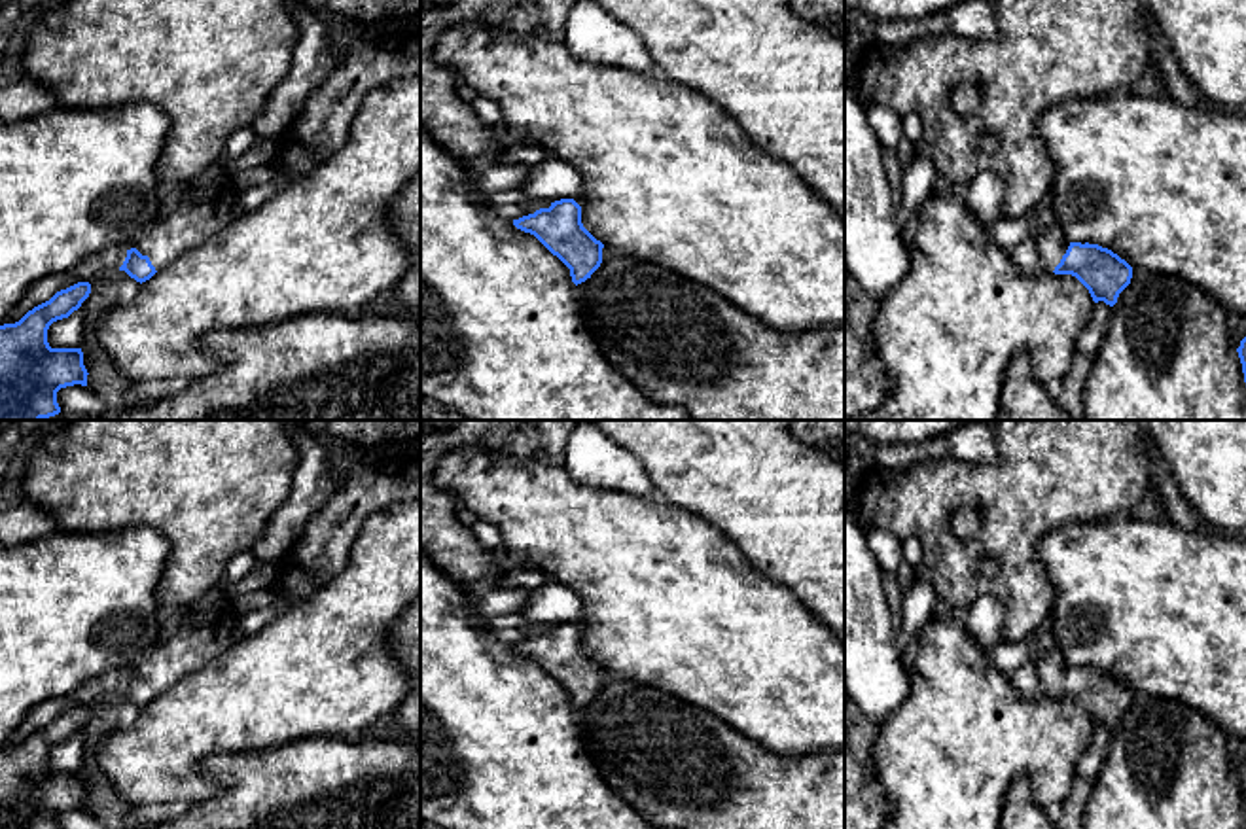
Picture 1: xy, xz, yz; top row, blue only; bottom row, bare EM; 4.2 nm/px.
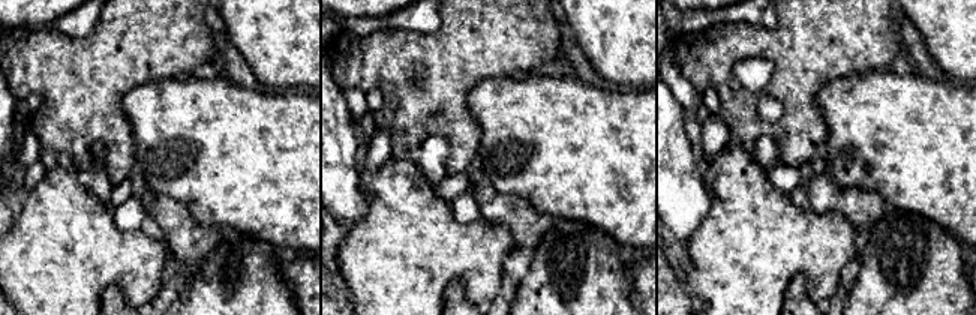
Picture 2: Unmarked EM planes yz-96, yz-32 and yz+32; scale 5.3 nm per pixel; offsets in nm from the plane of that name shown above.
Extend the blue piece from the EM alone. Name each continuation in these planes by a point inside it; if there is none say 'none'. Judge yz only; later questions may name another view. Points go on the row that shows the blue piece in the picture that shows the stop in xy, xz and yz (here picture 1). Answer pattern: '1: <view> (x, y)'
1: yz (1051, 243)

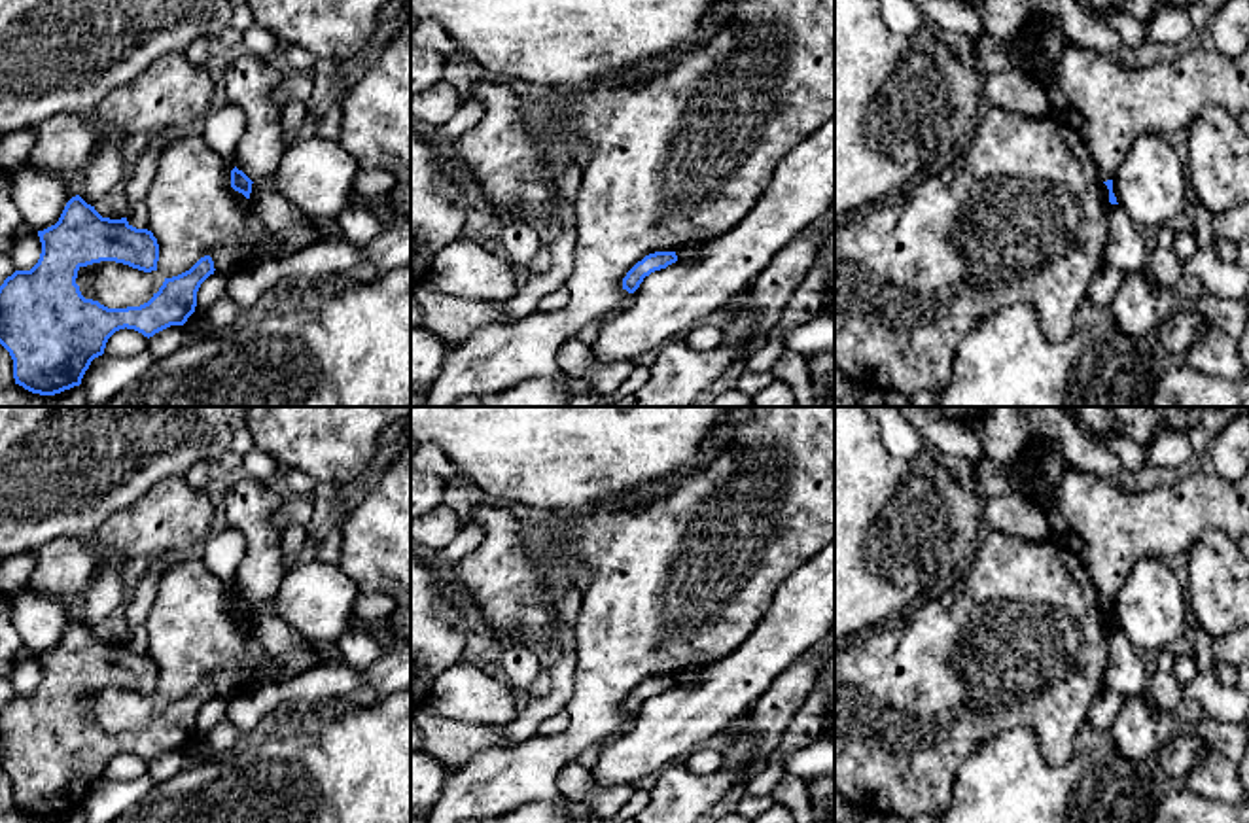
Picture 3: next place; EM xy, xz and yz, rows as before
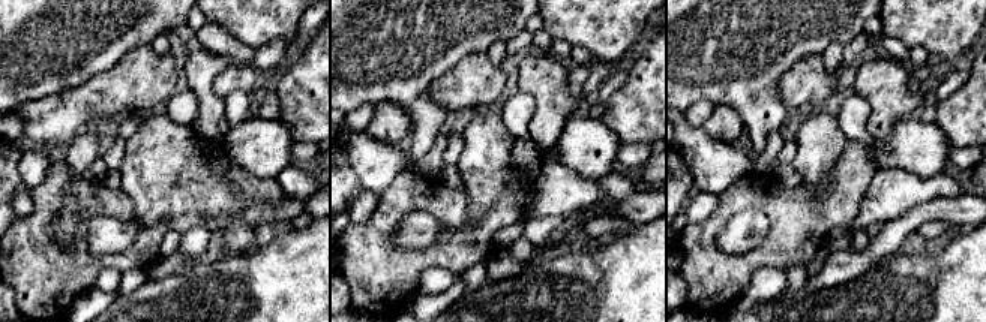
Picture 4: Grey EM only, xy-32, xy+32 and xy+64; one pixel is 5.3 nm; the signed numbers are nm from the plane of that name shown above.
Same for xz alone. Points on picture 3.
none

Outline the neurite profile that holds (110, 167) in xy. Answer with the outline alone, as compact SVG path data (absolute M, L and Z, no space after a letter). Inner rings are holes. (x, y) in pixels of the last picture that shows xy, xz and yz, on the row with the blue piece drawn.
M98 121L95 129L98 134L97 153L76 180L78 195L91 206L97 206L121 180L121 144L127 138L104 121Z

